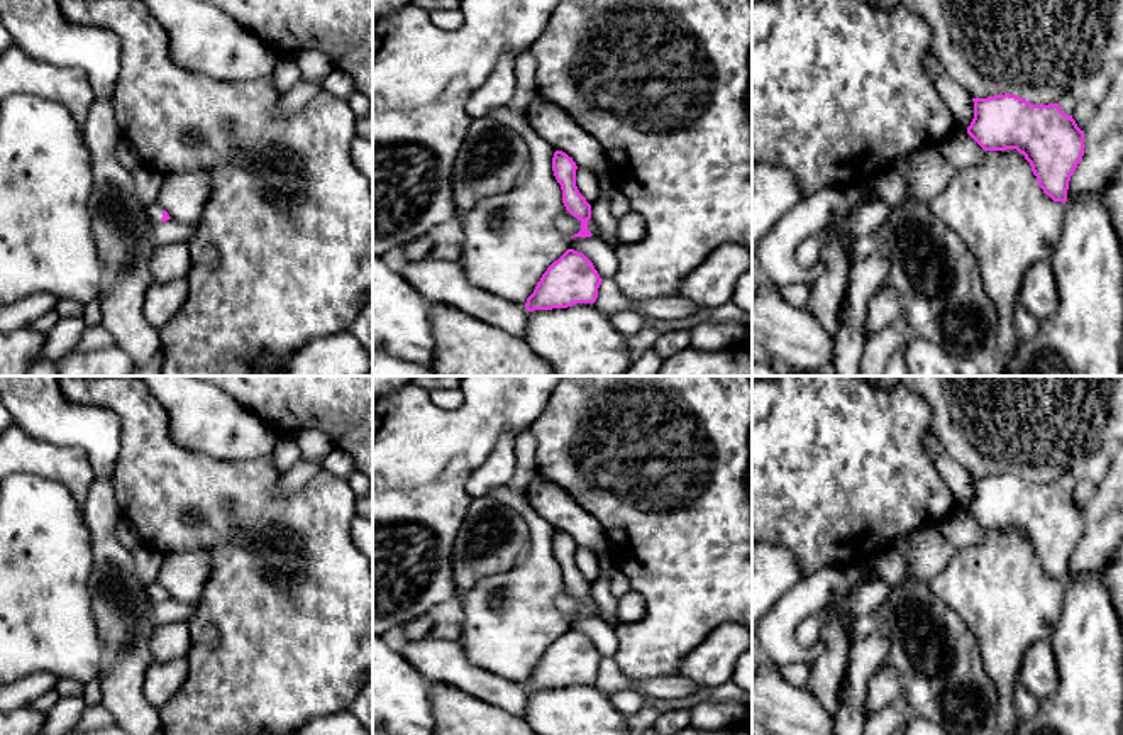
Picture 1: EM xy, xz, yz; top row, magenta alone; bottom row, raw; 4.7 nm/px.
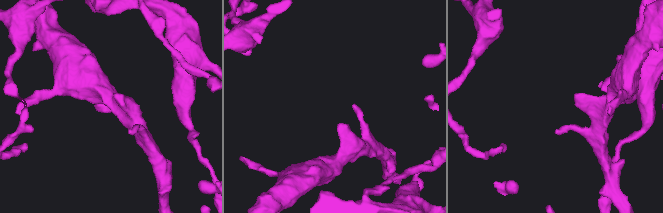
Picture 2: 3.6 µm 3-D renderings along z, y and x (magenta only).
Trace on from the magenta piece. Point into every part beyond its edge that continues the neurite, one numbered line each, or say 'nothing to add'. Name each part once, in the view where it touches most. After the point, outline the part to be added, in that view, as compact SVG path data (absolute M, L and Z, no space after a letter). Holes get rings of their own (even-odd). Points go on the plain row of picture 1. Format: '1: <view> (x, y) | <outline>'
1: xy (154, 590) | M152 583L147 586L149 596L154 605L161 603L163 598L163 586L159 583Z

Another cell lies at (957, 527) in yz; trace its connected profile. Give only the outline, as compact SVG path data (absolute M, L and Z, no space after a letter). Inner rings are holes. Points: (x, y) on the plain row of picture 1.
M954 506L947 517L937 523L937 528L955 549L977 545L984 542L986 535L986 530L959 506Z

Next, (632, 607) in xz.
M627 591L618 598L618 620L639 622L647 611L645 598L635 591Z

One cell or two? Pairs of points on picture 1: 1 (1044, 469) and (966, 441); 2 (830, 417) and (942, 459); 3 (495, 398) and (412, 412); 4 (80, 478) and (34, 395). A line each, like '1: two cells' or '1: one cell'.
1: one cell
2: two cells
3: one cell
4: two cells

